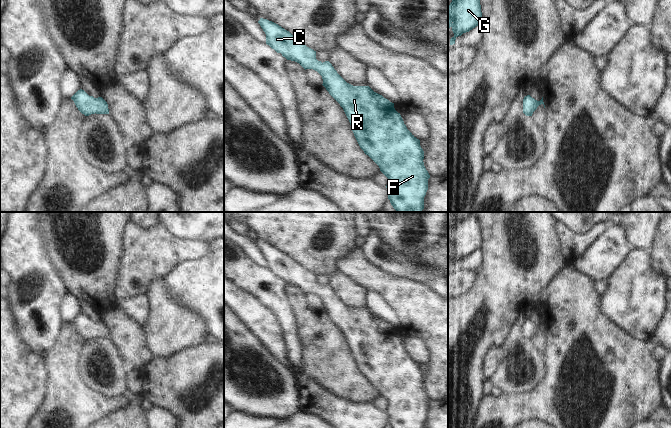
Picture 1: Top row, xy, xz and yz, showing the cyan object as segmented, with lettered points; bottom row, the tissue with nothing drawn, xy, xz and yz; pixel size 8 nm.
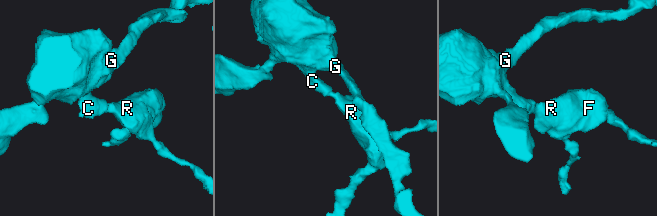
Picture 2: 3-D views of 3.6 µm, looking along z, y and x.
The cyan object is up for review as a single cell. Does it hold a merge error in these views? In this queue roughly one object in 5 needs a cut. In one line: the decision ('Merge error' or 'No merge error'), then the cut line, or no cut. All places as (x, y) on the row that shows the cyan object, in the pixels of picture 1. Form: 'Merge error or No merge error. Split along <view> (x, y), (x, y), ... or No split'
No merge error. No split.

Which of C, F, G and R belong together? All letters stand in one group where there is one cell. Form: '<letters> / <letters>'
C F G R

